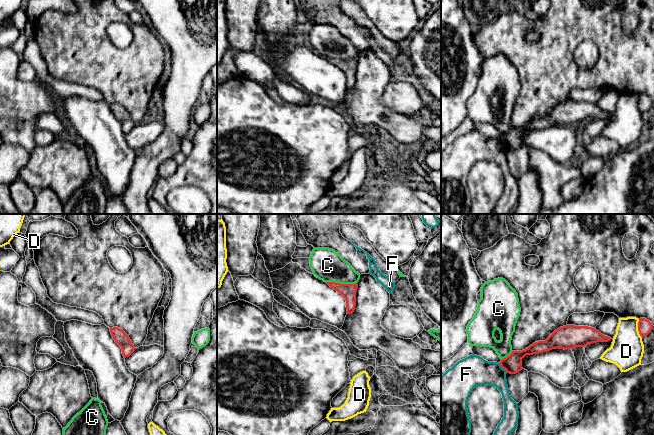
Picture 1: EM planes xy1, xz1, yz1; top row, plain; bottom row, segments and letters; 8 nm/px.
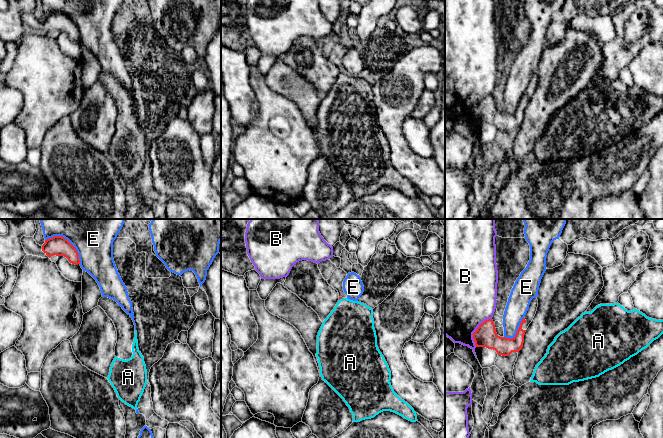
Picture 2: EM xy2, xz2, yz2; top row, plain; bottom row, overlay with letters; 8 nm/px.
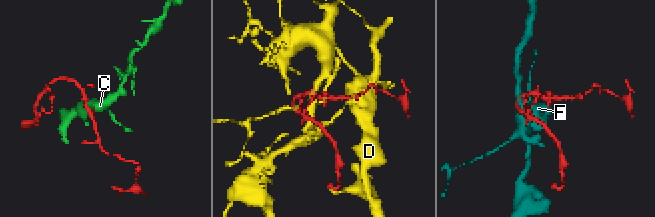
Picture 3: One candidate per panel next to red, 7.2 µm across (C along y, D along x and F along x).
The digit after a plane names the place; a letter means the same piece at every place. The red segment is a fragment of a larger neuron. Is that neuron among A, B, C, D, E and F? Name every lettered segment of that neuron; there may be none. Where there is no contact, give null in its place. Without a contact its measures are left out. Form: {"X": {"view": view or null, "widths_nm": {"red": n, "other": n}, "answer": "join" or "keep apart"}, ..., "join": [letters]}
{"A": {"view": "xz2", "widths_nm": {"red": 20, "other": 400}, "answer": "join"}, "B": {"view": "yz2", "widths_nm": {"red": 180, "other": 480}, "answer": "keep apart"}, "C": {"view": "xz1", "widths_nm": {"red": 120, "other": 260}, "answer": "keep apart"}, "D": {"view": "yz1", "widths_nm": {"red": 110, "other": 260}, "answer": "keep apart"}, "E": {"view": "xy2", "widths_nm": {"red": 160, "other": 500}, "answer": "keep apart"}, "F": {"view": "yz1", "widths_nm": {"red": 140, "other": 240}, "answer": "keep apart"}, "join": ["A"]}

